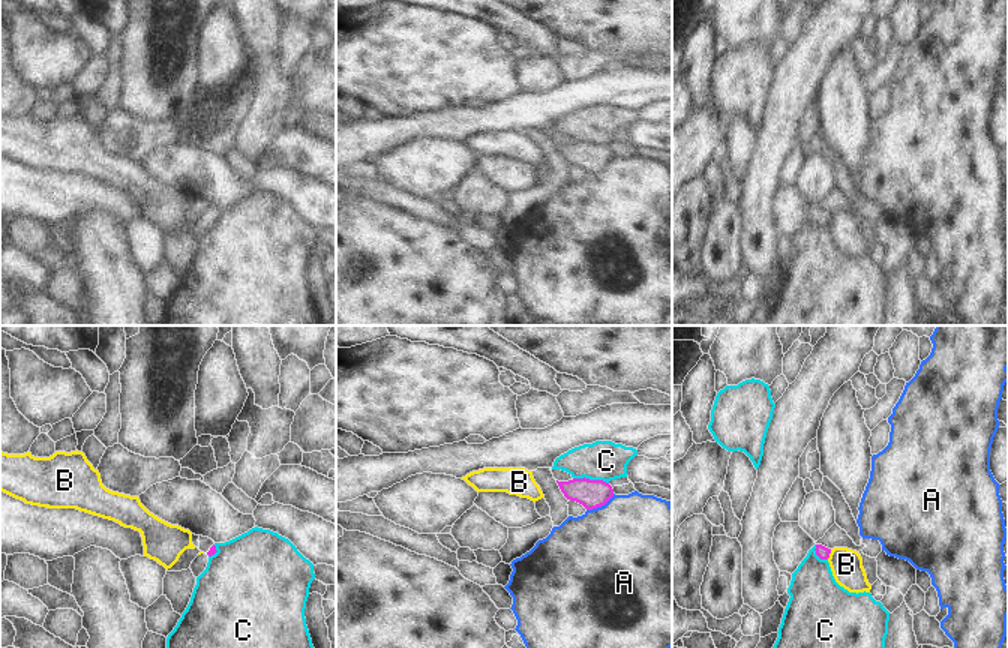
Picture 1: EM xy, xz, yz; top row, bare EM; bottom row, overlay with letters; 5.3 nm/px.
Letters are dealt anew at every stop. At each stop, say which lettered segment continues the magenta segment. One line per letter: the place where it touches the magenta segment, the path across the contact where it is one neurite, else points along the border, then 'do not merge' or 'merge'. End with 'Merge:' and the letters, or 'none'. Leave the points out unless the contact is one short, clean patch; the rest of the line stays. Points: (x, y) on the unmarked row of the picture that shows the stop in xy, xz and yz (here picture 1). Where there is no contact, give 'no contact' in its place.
A: meets magenta in xz at (600, 170); border along xz (614, 158), (603, 168), (587, 174); do not merge
B: meets magenta in yz at (830, 216); border along yz (831, 213), (827, 222); do not merge
C: meets magenta in xz at (591, 144); border along xz (573, 141), (602, 143), (608, 147); do not merge
Merge: none

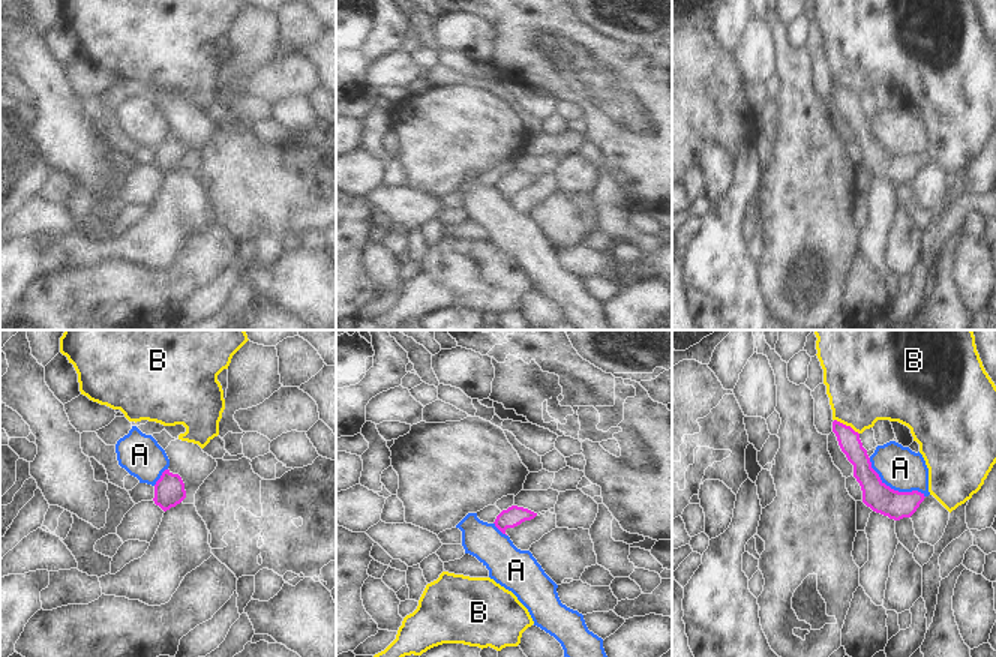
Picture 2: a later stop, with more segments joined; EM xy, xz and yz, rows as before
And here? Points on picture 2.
A: meets magenta in yz at (893, 153); border along yz (869, 122), (887, 149), (924, 161); do not merge
B: meets magenta in yz at (845, 89); border along yz (834, 83), (849, 89), (858, 98); do not merge
Merge: none

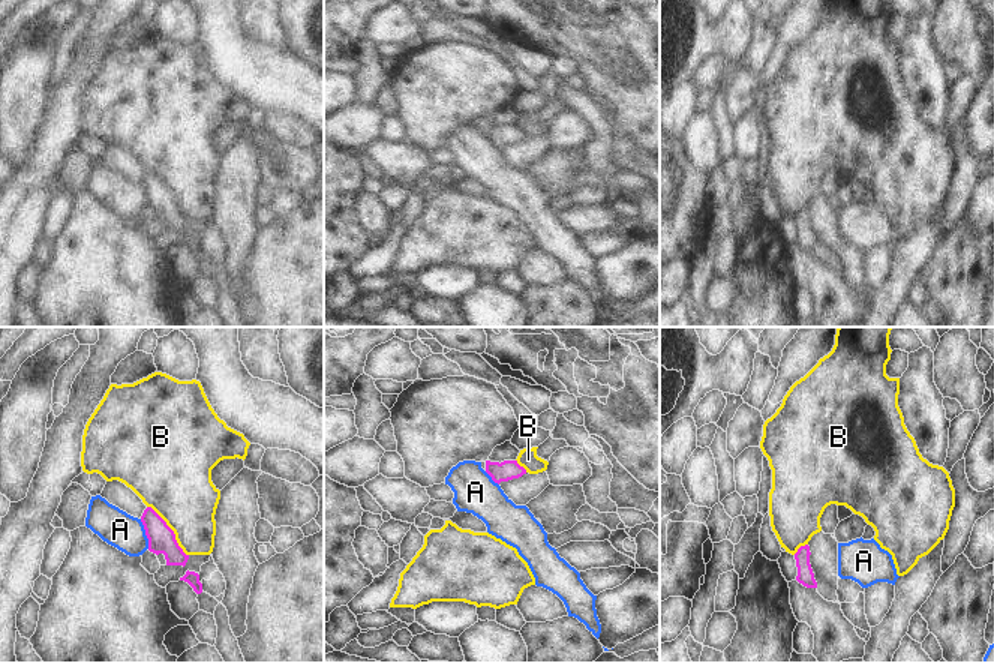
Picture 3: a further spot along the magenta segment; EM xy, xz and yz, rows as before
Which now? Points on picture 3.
A: meets magenta in xy at (146, 198); border along xy (140, 183), (149, 212); do not merge
B: meets magenta in xy at (171, 194); border along xy (147, 170), (173, 195), (177, 209), (188, 219); do not merge
Merge: none

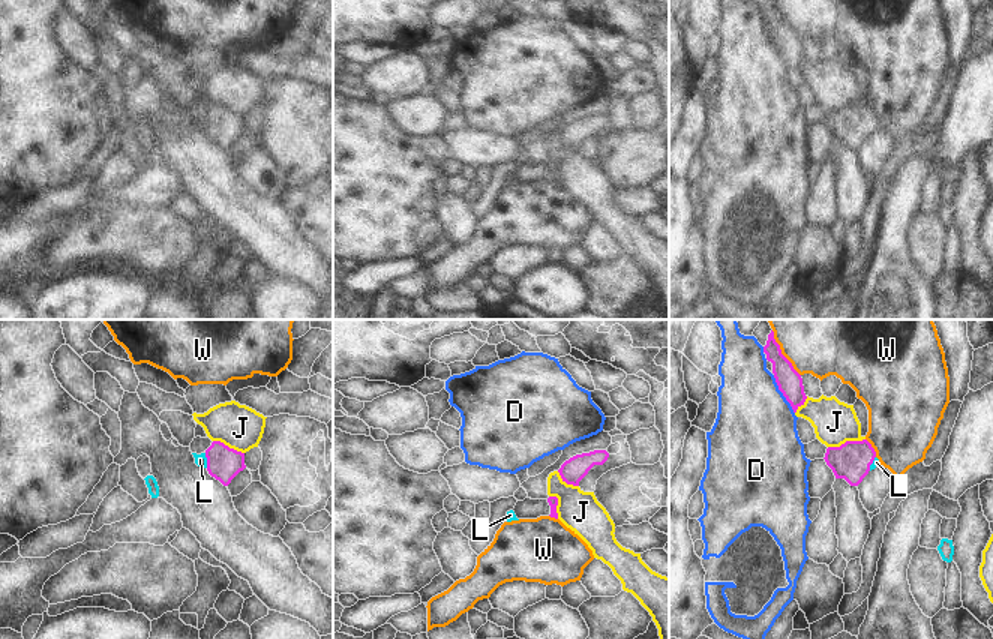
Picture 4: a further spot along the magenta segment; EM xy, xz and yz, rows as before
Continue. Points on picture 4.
D: meets magenta in yz at (783, 59); border along yz (773, 39), (777, 53), (794, 77); do not merge
J: meets magenta in yz at (846, 105); border along yz (864, 102), (828, 111); do not merge
L: meets magenta in xy at (207, 125); runs through xy (224, 128), (221, 125), (207, 125), (200, 123); merge
W: meets magenta in yz at (783, 20); border along yz (773, 0), (780, 17), (800, 39); do not merge
Merge: L

